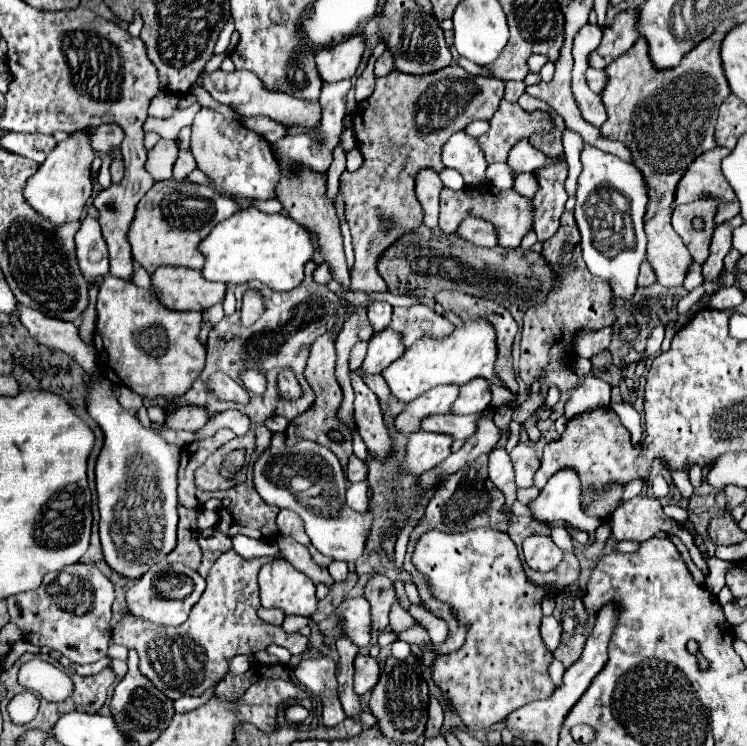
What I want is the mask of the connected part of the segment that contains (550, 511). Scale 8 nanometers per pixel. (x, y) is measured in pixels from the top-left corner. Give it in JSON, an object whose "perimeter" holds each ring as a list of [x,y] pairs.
{"perimeter":[[[561,468],[559,472],[555,472],[539,492],[537,500],[529,504],[529,510],[537,520],[545,524],[561,520],[589,534],[593,534],[601,526],[597,518],[589,518],[581,510],[579,476],[575,476],[573,468]]]}

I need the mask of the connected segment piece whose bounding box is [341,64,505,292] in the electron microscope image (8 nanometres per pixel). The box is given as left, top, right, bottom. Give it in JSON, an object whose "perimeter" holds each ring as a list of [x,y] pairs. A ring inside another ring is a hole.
{"perimeter":[[[447,66],[431,76],[407,76],[405,72],[391,72],[383,78],[377,78],[375,92],[365,100],[361,110],[361,124],[353,124],[357,146],[363,154],[363,166],[355,172],[341,174],[341,192],[345,196],[345,218],[353,236],[355,250],[355,266],[351,272],[351,288],[363,292],[385,292],[387,284],[375,270],[375,262],[381,252],[391,246],[399,236],[413,230],[421,224],[423,210],[415,198],[415,174],[421,168],[433,168],[437,172],[443,170],[441,164],[441,146],[455,132],[463,130],[467,124],[475,120],[491,120],[497,112],[499,102],[503,100],[505,82],[491,76],[473,76],[461,66]]]}

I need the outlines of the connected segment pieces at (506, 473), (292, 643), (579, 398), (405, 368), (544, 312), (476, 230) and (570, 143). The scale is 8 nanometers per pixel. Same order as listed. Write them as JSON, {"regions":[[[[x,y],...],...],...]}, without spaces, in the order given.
{"regions":[[[[493,450],[489,454],[489,476],[491,482],[505,494],[505,512],[513,516],[513,502],[517,500],[517,484],[511,468],[511,458],[507,450]]],[[[235,550],[223,552],[219,556],[219,560],[213,564],[213,568],[209,570],[207,588],[205,588],[203,596],[199,598],[199,602],[191,608],[191,614],[189,614],[185,624],[165,628],[165,626],[159,626],[159,624],[151,624],[149,620],[131,616],[127,612],[127,614],[121,616],[121,620],[113,628],[113,642],[121,644],[125,648],[135,648],[139,652],[139,668],[141,668],[141,672],[171,700],[177,700],[177,698],[181,698],[185,694],[189,694],[189,696],[203,696],[205,690],[215,686],[225,676],[227,660],[231,656],[255,654],[259,650],[265,650],[271,644],[283,646],[291,654],[303,654],[311,646],[309,638],[303,638],[301,634],[285,634],[281,626],[267,624],[267,622],[263,622],[257,616],[257,610],[261,608],[259,586],[257,586],[257,572],[269,560],[271,560],[269,556],[265,556],[265,558],[243,558]]],[[[587,376],[571,392],[569,400],[565,402],[563,416],[571,420],[571,418],[575,418],[583,412],[595,410],[595,408],[607,408],[609,398],[611,398],[611,386],[607,382],[603,382],[601,378],[597,378],[597,376]]],[[[479,316],[479,320],[463,320],[463,326],[457,326],[449,336],[445,338],[421,338],[417,340],[407,352],[389,364],[383,370],[383,378],[387,380],[391,394],[397,396],[403,402],[411,402],[423,392],[439,386],[439,384],[467,384],[469,380],[477,376],[485,376],[491,384],[507,388],[497,376],[495,376],[495,356],[497,356],[497,344],[495,344],[495,328],[487,324]]],[[[565,212],[561,216],[561,226],[557,234],[543,244],[541,256],[547,264],[551,264],[555,272],[555,284],[541,304],[525,312],[523,332],[521,332],[523,336],[521,336],[519,376],[521,380],[527,380],[527,384],[535,382],[541,384],[539,394],[541,398],[545,398],[551,384],[555,384],[561,394],[577,386],[577,374],[573,372],[577,334],[583,330],[595,332],[613,324],[615,306],[613,306],[611,286],[603,278],[593,276],[583,262],[579,228],[571,212]]],[[[467,218],[467,220],[463,220],[463,224],[459,228],[465,228],[465,238],[477,246],[495,246],[497,244],[495,226],[487,220]]],[[[569,128],[563,131],[562,142],[564,158],[568,164],[568,176],[567,180],[565,180],[565,188],[567,188],[569,196],[575,196],[577,194],[577,180],[582,171],[580,154],[585,143],[579,134]]]]}

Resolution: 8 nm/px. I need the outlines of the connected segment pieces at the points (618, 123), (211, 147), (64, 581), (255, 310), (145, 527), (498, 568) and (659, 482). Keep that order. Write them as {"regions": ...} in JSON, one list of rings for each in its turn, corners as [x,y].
{"regions":[[[[713,32],[699,42],[675,68],[659,70],[647,54],[647,40],[639,38],[635,46],[607,66],[607,86],[601,94],[609,120],[601,134],[623,142],[633,154],[635,166],[643,172],[649,186],[649,206],[645,214],[647,260],[651,262],[657,282],[667,288],[683,286],[693,258],[681,236],[671,226],[675,188],[689,164],[703,152],[715,148],[715,122],[723,100],[731,94],[719,58],[723,32]]],[[[203,108],[191,126],[191,154],[195,156],[197,168],[203,170],[219,188],[221,194],[231,196],[239,202],[241,210],[249,208],[253,198],[273,198],[279,182],[279,164],[271,154],[271,146],[253,130],[235,128],[237,122],[215,114],[211,108]]],[[[71,564],[47,576],[31,594],[15,594],[7,598],[11,622],[19,626],[23,638],[35,646],[47,646],[61,652],[75,664],[91,664],[107,656],[111,640],[111,604],[115,600],[113,584],[95,566]]],[[[249,288],[249,290],[243,294],[241,324],[243,324],[243,326],[251,326],[261,314],[263,314],[263,296],[259,296],[257,288]]],[[[109,380],[89,382],[89,396],[87,396],[87,410],[89,416],[103,428],[105,444],[97,458],[95,476],[97,476],[97,494],[99,494],[99,536],[103,546],[105,562],[113,572],[123,578],[137,580],[143,576],[149,566],[167,554],[173,552],[177,546],[177,470],[179,470],[179,448],[167,444],[157,432],[145,428],[139,418],[127,412],[119,402],[117,394],[111,390]]],[[[475,528],[465,534],[443,534],[431,530],[423,534],[417,542],[413,564],[425,576],[429,576],[433,594],[439,600],[451,604],[457,612],[457,618],[469,628],[465,644],[455,652],[437,655],[431,666],[433,682],[457,710],[467,728],[485,730],[495,722],[507,718],[513,710],[533,700],[543,700],[551,696],[555,684],[547,674],[547,666],[553,656],[539,634],[539,624],[543,618],[541,598],[543,594],[547,594],[547,590],[527,582],[521,560],[517,556],[517,548],[507,534],[489,528]]],[[[657,475],[651,481],[651,494],[655,498],[661,498],[669,493],[669,485],[662,475]]]]}

